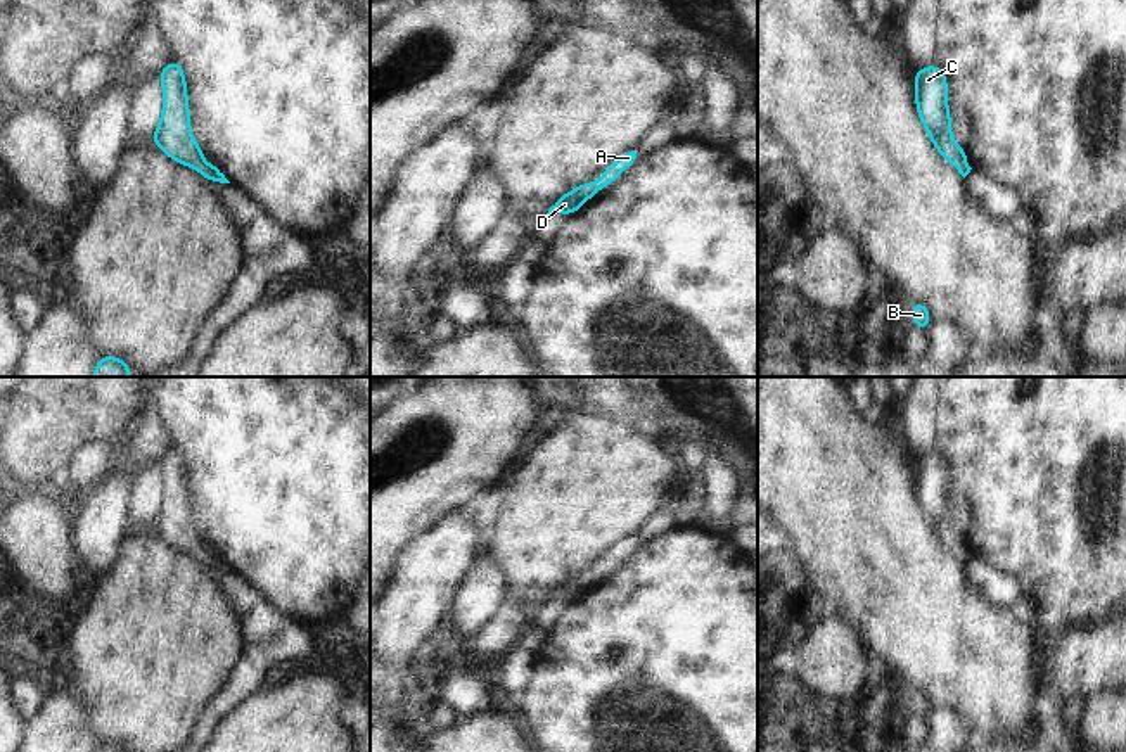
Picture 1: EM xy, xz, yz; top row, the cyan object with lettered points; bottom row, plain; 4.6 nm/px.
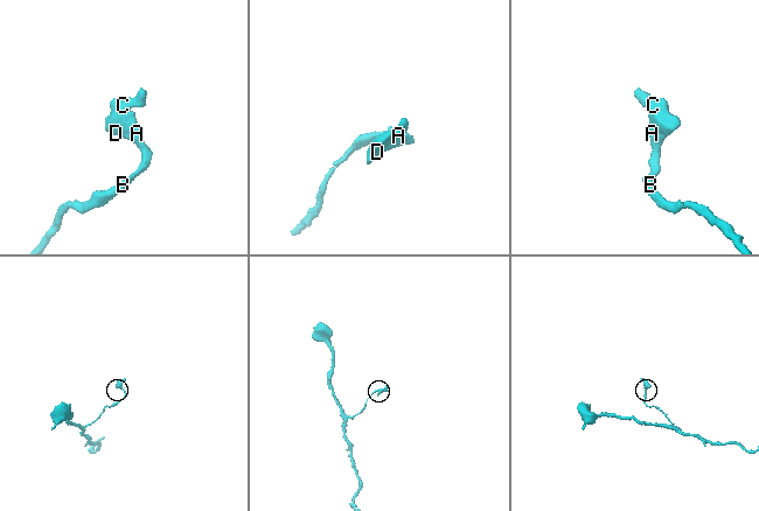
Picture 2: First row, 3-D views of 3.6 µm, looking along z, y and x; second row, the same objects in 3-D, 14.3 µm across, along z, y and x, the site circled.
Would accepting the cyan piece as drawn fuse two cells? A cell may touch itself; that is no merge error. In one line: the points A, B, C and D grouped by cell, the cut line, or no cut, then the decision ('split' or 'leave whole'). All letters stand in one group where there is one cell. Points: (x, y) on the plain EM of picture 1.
A B C D | no cut | leave whole

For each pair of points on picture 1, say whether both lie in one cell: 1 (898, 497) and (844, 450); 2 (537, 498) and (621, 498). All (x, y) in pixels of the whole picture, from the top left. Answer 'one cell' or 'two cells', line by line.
1: one cell
2: one cell

